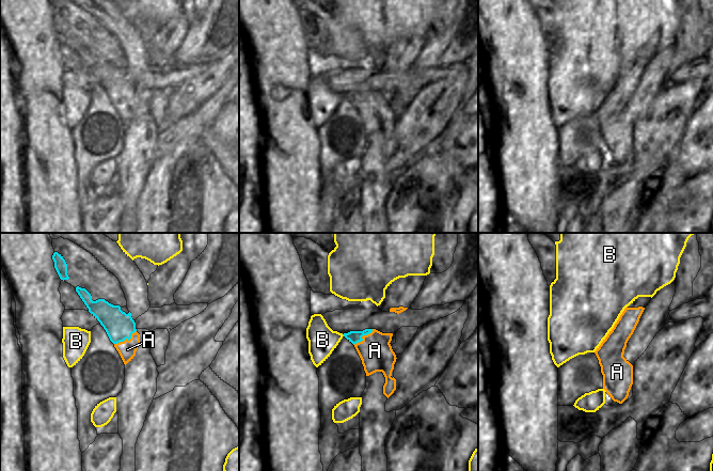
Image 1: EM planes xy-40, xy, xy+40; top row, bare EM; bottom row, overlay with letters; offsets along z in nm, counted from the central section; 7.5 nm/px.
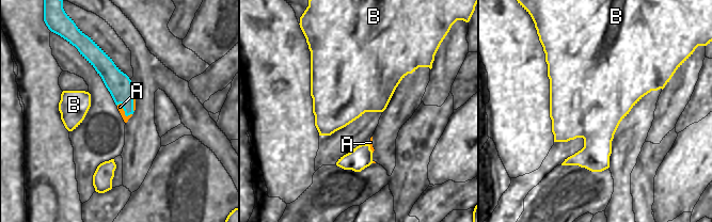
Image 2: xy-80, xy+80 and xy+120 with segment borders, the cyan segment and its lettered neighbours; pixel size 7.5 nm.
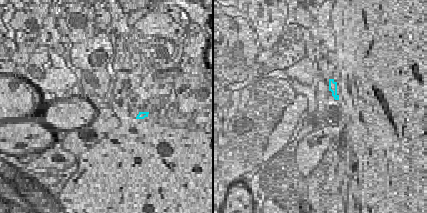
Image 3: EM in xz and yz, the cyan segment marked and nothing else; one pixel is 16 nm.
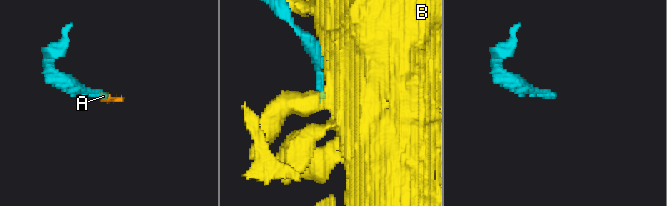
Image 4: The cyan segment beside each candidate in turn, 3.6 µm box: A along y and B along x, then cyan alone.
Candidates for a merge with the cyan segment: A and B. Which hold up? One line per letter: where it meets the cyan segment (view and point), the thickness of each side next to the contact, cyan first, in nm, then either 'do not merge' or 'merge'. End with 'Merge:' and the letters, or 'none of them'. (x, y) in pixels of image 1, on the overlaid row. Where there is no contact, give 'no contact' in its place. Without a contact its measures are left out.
A: xy-40 (126, 338) | 220/130 nm | do not merge
B: no contact | do not merge
Merge: none of them

